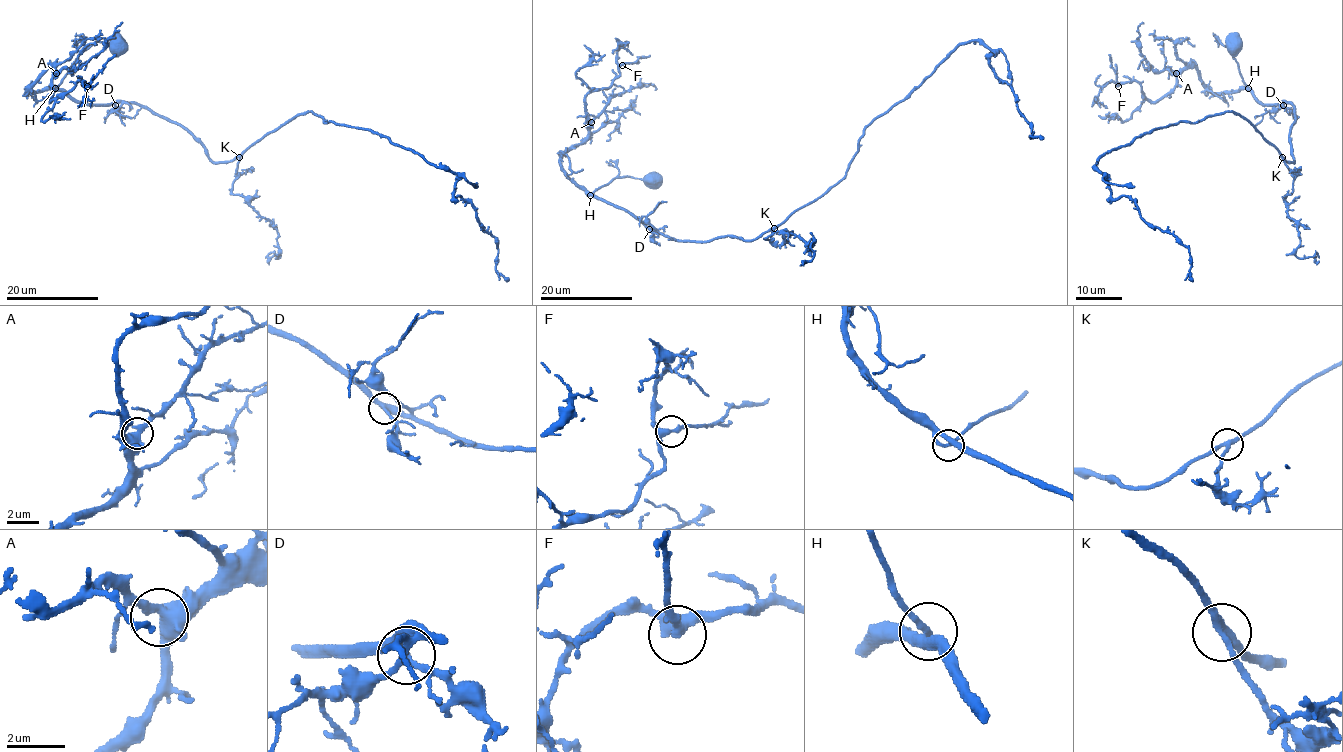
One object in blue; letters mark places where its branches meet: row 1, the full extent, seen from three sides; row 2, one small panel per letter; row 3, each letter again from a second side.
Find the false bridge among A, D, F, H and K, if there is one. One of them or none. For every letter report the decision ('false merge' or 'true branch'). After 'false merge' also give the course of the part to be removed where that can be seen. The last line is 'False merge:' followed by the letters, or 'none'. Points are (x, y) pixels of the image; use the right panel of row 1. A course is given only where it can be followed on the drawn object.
A: true branch
D: true branch
F: true branch
H: true branch
K: true branch
False merge: none

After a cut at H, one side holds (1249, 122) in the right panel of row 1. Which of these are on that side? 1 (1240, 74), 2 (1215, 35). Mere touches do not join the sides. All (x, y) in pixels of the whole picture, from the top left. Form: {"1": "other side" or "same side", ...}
{"1": "other side", "2": "other side"}

